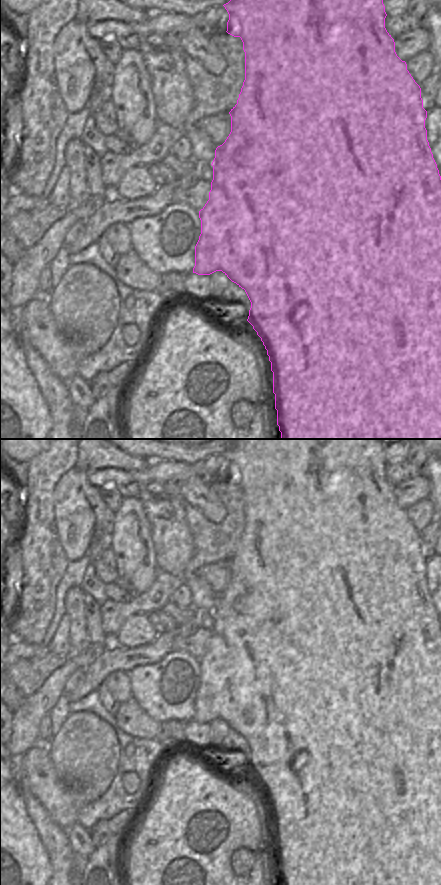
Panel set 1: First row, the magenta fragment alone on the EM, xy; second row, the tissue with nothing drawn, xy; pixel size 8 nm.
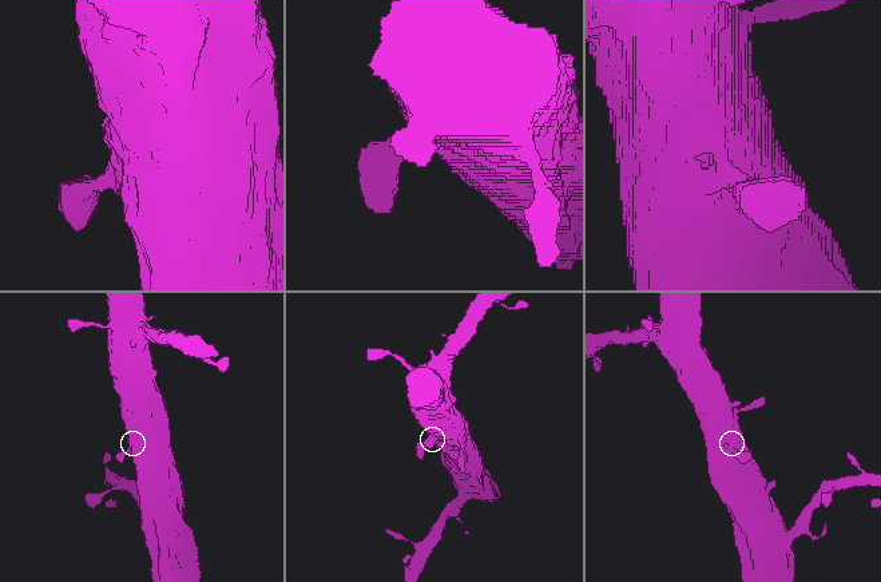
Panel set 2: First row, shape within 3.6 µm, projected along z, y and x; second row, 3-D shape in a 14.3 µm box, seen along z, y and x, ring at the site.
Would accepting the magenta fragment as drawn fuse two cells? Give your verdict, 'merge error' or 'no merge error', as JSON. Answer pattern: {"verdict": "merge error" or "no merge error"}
{"verdict": "no merge error"}

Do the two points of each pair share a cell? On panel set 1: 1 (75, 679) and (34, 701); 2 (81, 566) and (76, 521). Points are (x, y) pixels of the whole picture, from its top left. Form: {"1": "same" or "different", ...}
{"1": "different", "2": "different"}

